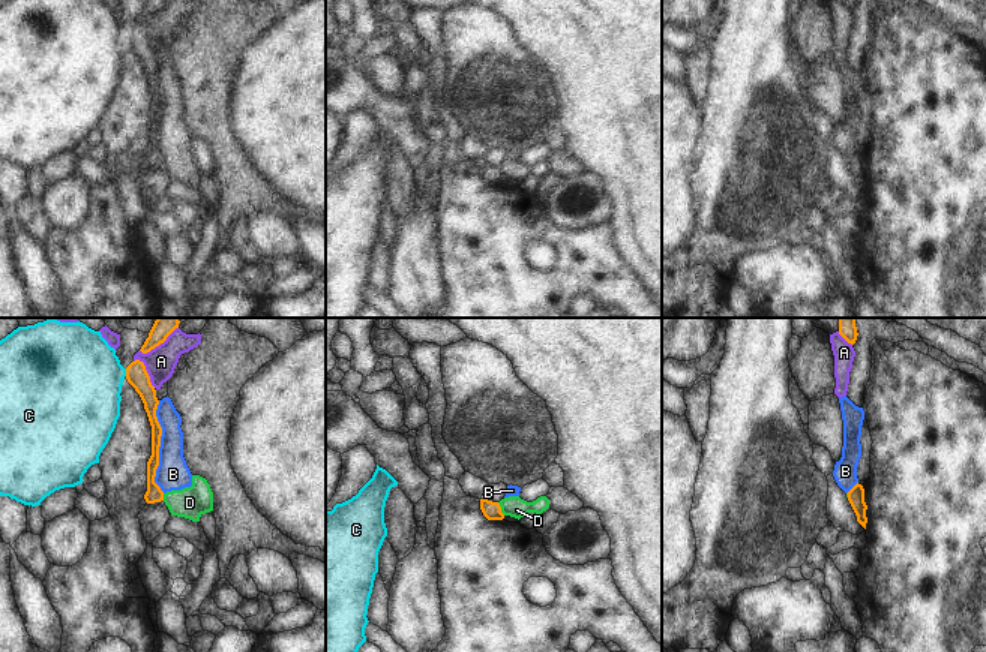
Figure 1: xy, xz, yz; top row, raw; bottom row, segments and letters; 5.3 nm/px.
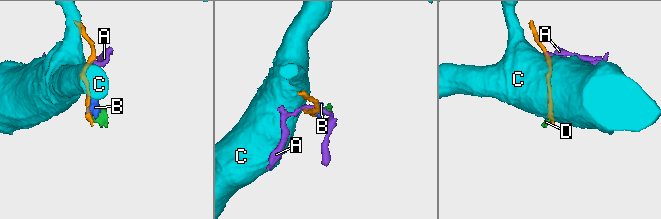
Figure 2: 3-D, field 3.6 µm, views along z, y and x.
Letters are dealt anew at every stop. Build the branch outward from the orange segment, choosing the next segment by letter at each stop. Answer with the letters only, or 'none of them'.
none of them

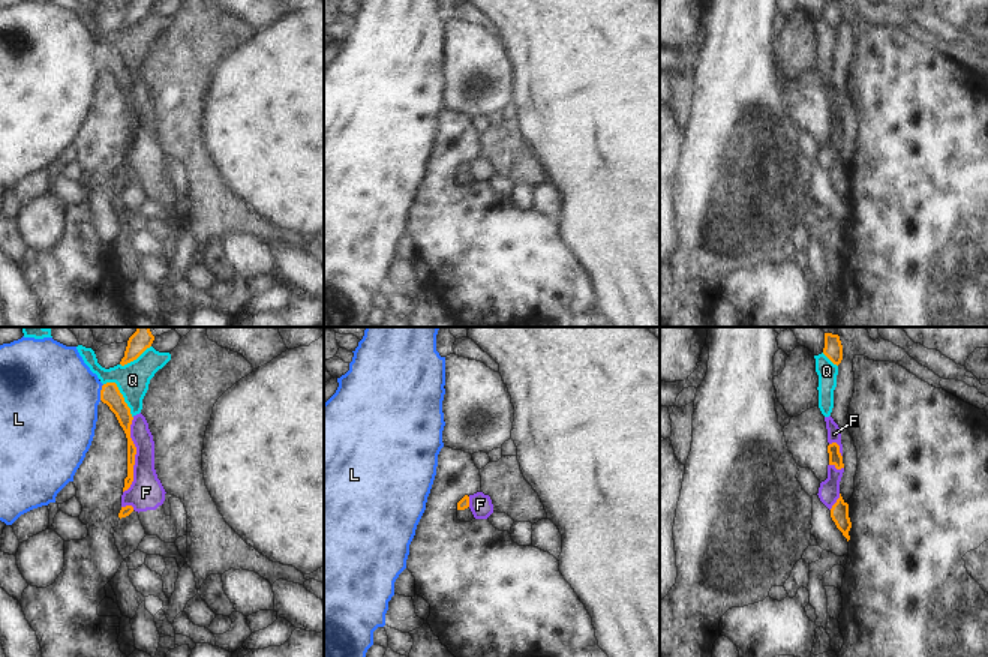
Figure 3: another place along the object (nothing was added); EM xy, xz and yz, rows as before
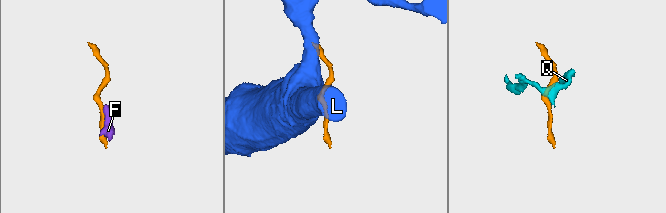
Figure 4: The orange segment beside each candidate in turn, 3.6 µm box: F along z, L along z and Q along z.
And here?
none of them

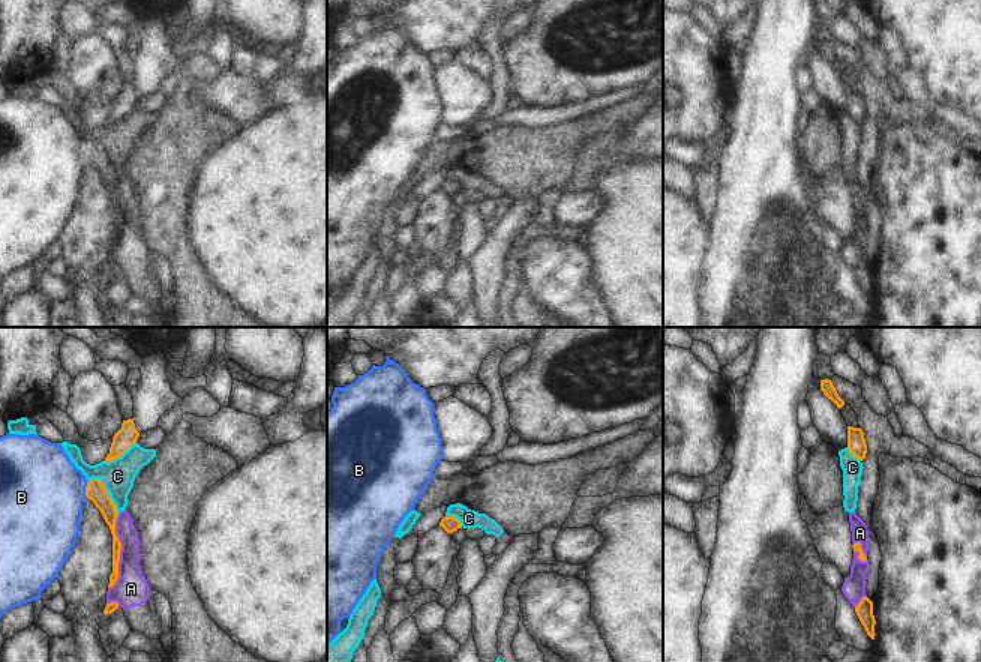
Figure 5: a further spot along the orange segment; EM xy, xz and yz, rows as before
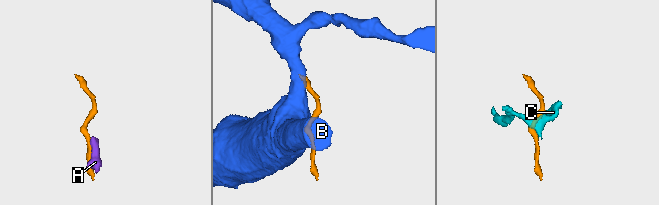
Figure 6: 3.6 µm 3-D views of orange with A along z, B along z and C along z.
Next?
none of them

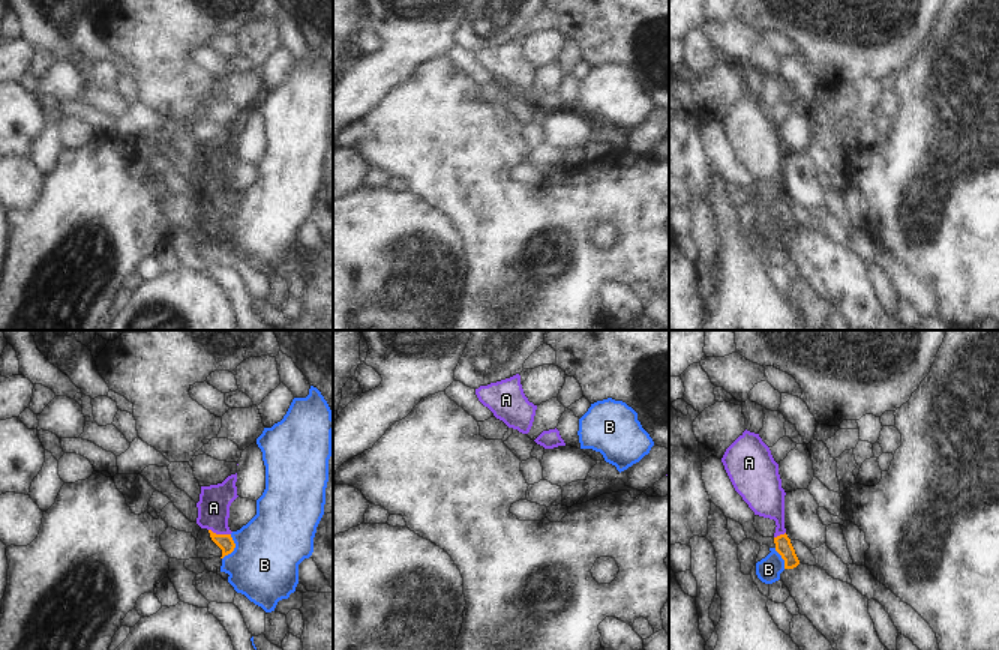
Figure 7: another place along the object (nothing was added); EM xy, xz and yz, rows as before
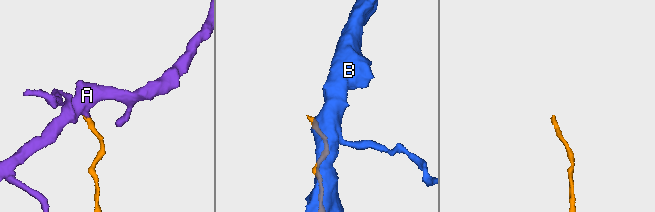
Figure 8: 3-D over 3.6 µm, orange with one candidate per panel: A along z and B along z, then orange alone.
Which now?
A

